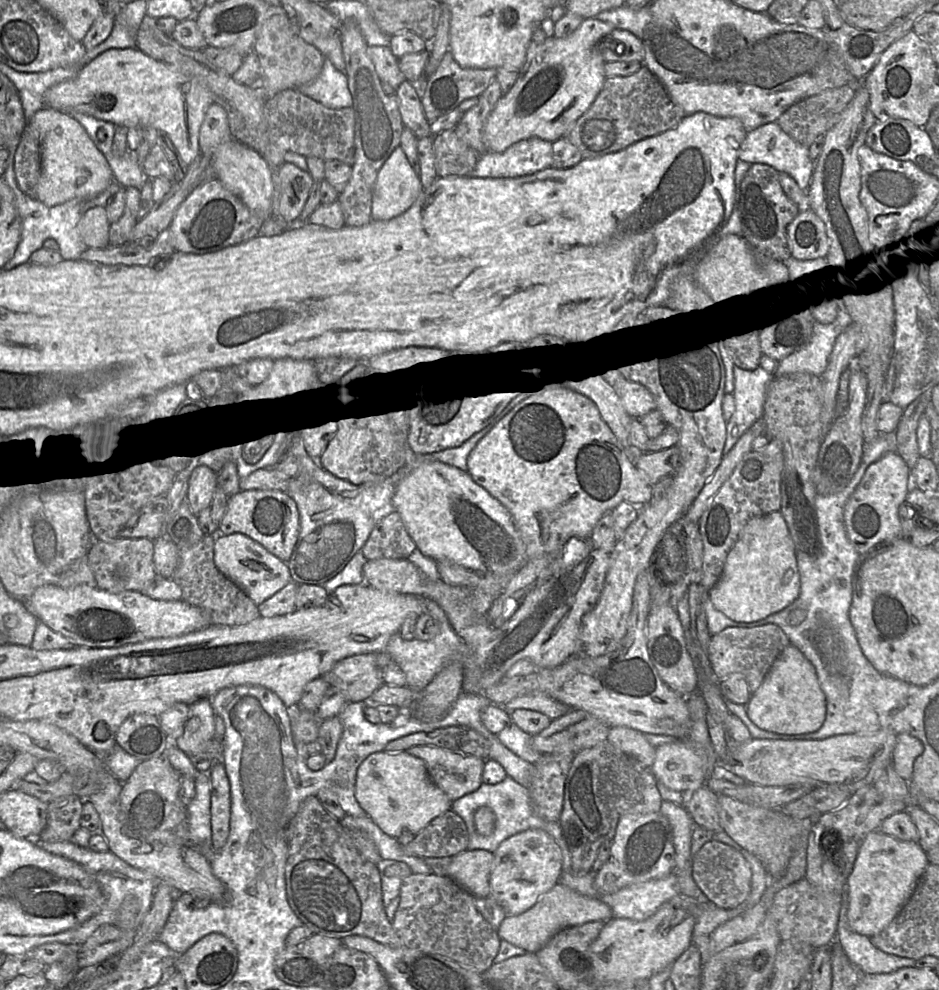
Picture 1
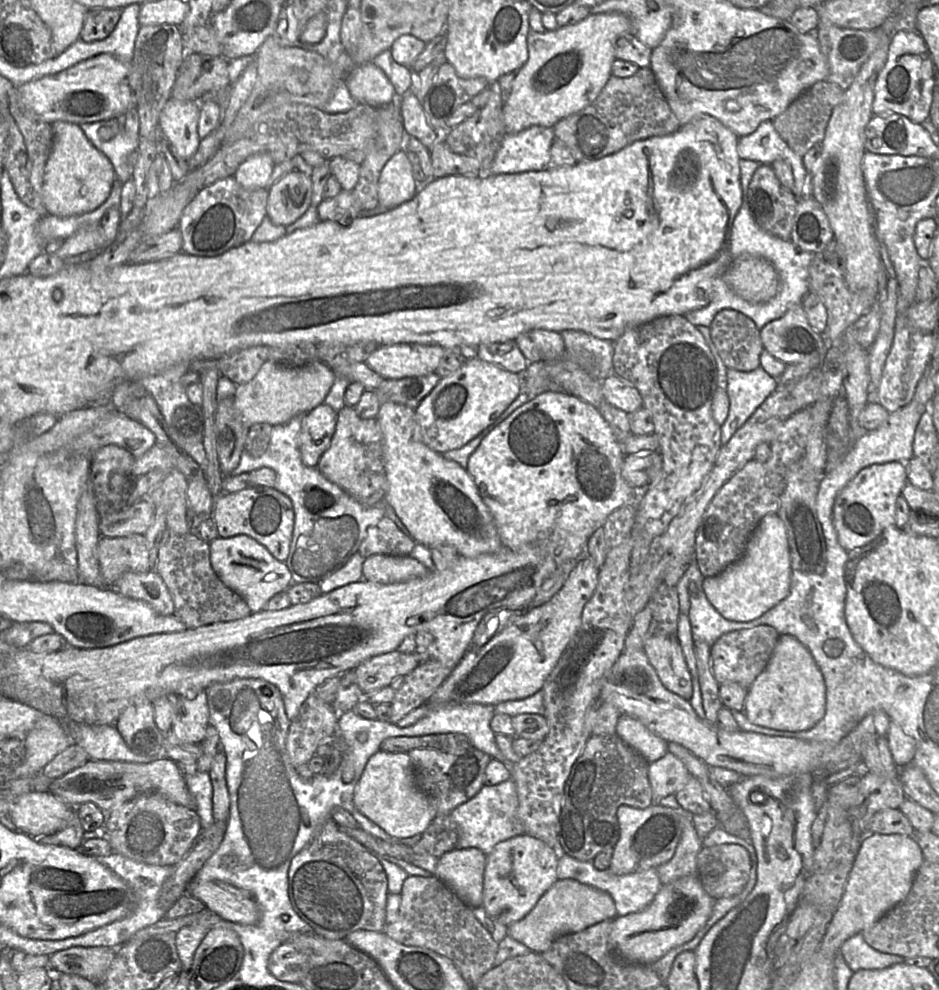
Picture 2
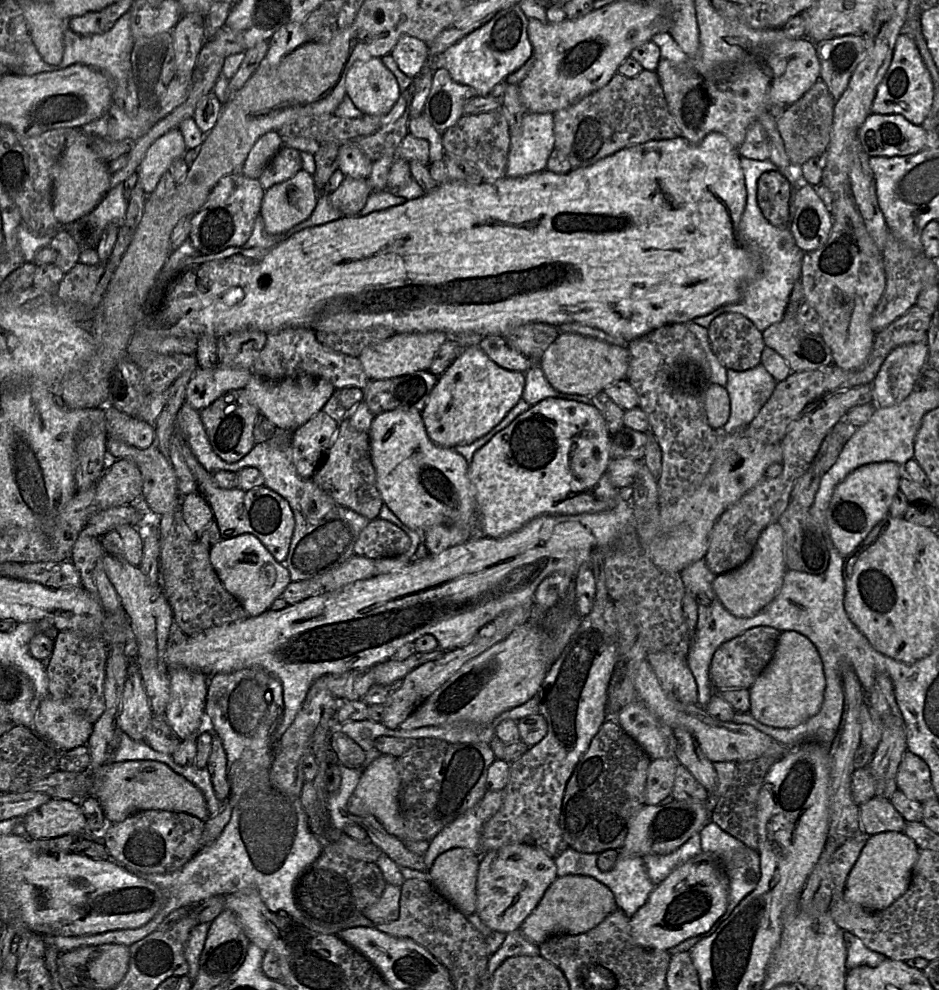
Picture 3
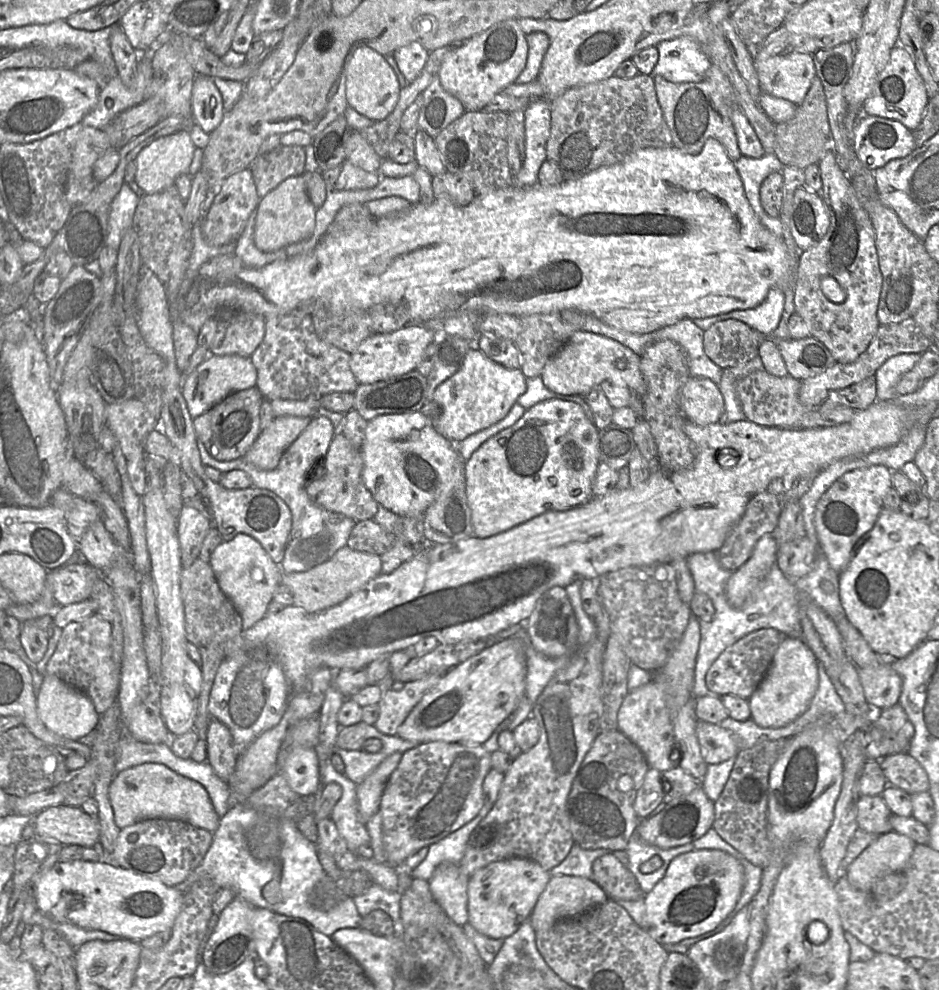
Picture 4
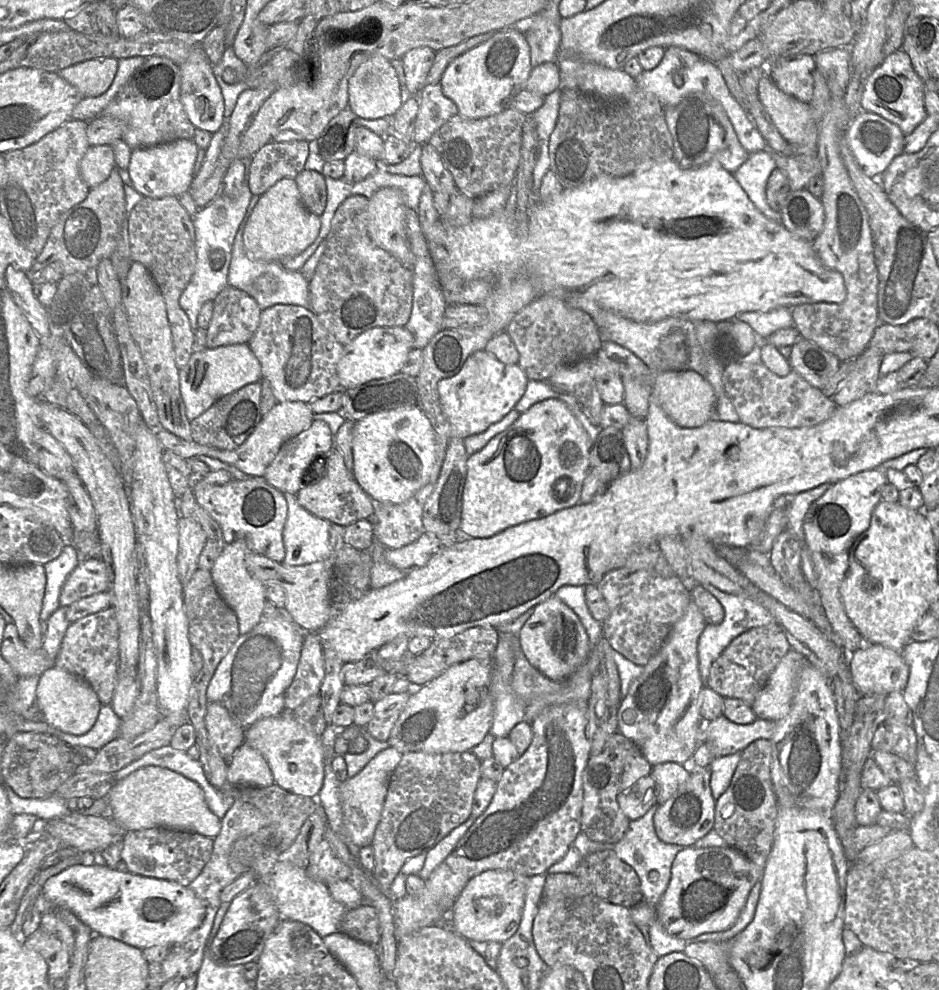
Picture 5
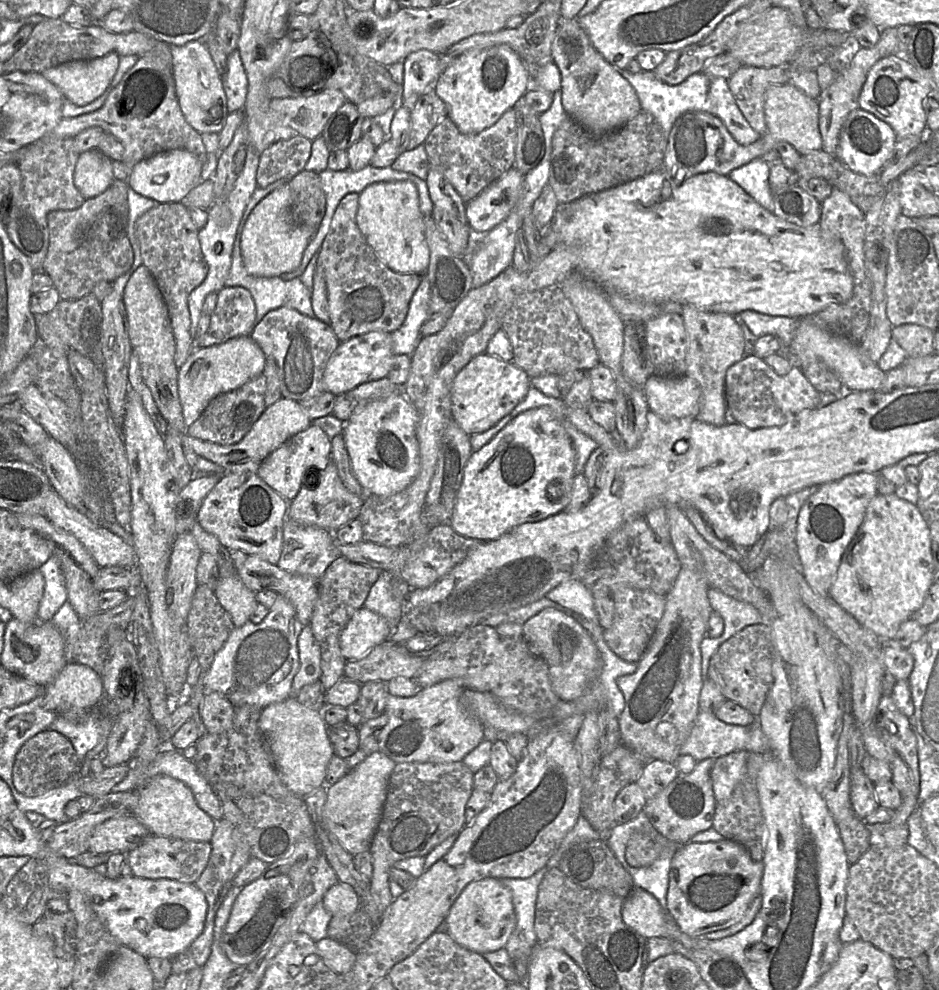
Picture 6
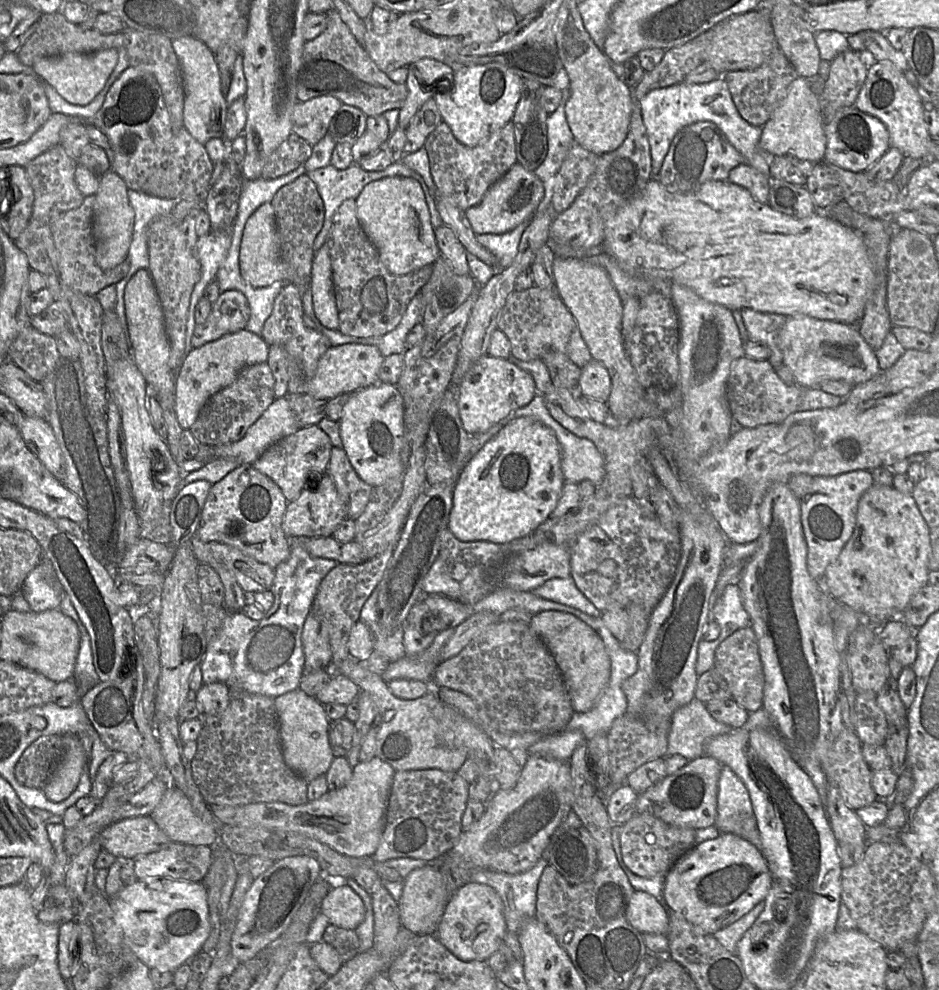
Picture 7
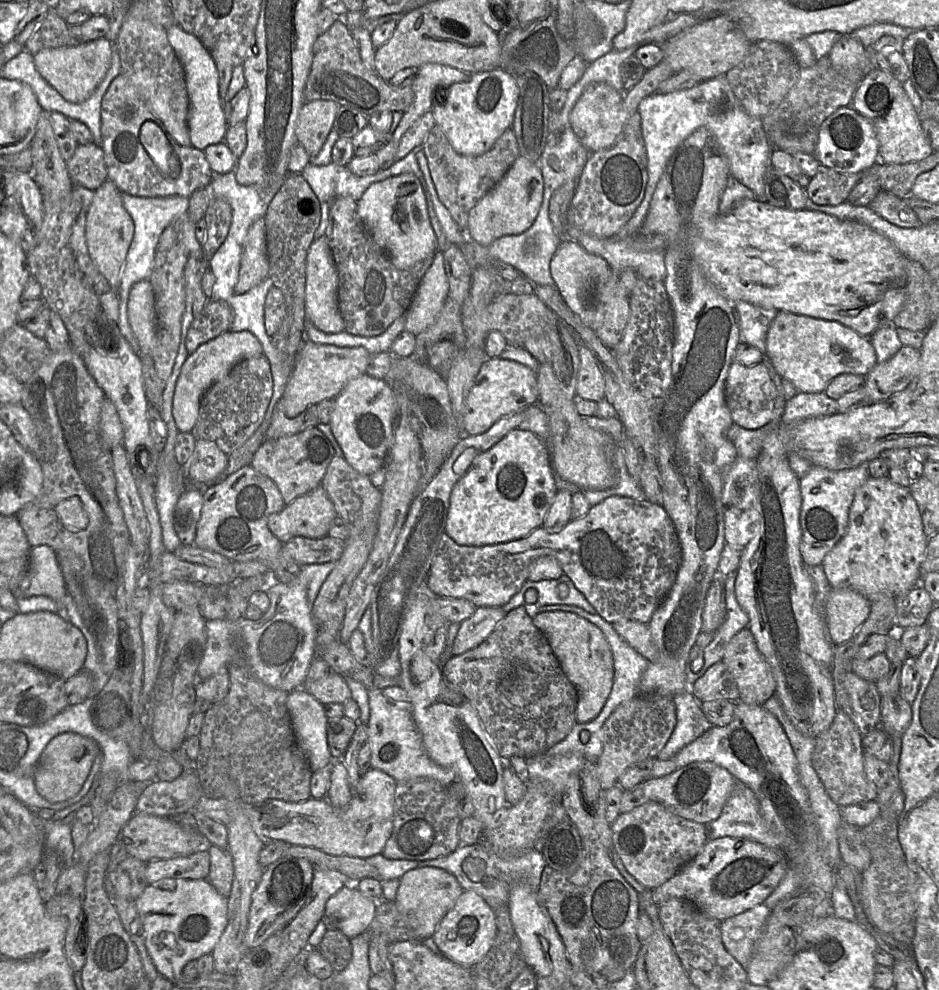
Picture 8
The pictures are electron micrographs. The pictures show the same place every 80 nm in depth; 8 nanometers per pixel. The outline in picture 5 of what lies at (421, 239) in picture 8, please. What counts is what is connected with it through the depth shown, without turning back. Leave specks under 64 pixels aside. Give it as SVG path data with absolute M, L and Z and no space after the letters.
M398 188L379 189L368 199L366 227L375 245L413 270L414 255L407 238L404 212L405 203Z

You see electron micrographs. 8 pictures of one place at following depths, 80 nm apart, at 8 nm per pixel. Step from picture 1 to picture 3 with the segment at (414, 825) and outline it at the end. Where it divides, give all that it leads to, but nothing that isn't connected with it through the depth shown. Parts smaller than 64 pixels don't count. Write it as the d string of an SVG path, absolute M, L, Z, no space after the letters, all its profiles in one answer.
M382 754L363 770L358 785L349 799L348 808L353 814L375 817L389 834L395 837L401 836L403 820L400 810L400 776L397 757Z

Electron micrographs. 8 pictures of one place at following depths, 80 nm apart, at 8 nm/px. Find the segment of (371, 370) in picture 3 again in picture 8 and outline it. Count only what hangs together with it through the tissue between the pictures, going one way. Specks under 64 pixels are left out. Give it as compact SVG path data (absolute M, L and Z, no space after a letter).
M313 342L304 343L295 359L290 377L279 402L286 417L294 418L309 406L334 399L348 382L365 374L371 355L362 347L336 347Z

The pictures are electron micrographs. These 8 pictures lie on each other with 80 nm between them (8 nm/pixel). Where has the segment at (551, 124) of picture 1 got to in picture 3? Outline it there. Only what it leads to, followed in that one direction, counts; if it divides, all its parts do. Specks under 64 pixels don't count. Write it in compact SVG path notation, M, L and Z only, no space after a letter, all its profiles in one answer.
M618 1L576 19L560 23L528 20L527 35L532 45L533 65L519 83L519 95L526 112L551 113L567 108L605 86L616 74L618 66L633 49L651 41L656 34L666 32L672 23L671 15L662 6L648 3Z

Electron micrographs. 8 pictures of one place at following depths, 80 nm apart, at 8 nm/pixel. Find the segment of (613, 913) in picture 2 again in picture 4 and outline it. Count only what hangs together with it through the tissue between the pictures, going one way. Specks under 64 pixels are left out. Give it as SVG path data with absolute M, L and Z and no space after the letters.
M572 875L551 876L535 903L529 920L535 932L545 931L560 920L577 917L607 900L601 887L588 878Z

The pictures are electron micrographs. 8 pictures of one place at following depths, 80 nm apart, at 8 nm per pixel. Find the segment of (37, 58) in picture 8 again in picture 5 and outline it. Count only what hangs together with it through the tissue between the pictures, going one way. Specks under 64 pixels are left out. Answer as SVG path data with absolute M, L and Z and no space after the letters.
M104 57L79 62L57 73L74 86L83 97L96 97L109 88L117 68L118 59Z

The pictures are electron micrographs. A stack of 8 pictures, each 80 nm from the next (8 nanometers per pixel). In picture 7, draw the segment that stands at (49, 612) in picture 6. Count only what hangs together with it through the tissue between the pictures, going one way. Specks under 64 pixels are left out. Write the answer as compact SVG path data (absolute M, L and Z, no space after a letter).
M40 563L29 573L19 594L34 613L57 610L61 601L60 590L47 577L44 564Z

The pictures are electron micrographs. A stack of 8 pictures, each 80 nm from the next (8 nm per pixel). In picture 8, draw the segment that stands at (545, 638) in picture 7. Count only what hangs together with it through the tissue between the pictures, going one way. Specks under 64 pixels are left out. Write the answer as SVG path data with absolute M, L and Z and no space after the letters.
M541 612L532 620L550 642L564 674L577 689L577 723L592 721L600 714L613 686L613 657L604 634L589 621L570 612Z

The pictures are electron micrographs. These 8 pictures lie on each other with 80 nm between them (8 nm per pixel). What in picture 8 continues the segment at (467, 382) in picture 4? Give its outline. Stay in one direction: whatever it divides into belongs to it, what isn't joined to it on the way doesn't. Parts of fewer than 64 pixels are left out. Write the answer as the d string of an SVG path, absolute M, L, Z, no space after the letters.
M501 358L487 359L480 368L466 400L462 432L473 436L485 433L497 421L538 403L538 375L530 368Z

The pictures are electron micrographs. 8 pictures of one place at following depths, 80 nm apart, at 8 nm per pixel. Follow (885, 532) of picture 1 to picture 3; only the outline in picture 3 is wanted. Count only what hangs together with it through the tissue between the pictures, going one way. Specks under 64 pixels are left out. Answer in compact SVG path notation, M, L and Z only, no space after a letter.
M875 462L859 467L836 486L826 511L826 524L834 546L843 557L850 555L870 531L889 515L893 496L900 490L899 484L903 475L904 466L895 462Z

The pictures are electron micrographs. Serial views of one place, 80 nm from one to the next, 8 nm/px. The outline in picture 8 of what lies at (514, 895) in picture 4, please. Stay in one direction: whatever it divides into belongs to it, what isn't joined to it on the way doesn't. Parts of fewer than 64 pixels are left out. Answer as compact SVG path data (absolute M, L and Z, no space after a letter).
M465 890L442 918L429 942L449 960L466 968L472 968L488 952L496 934L495 915L491 907L476 892Z

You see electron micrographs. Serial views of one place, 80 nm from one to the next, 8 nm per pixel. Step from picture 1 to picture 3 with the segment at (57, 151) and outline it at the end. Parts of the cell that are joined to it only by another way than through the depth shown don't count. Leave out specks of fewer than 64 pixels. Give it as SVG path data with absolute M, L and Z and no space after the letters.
M81 130L69 132L68 145L58 161L53 179L53 212L61 225L68 225L92 212L111 189L108 161L101 159Z

